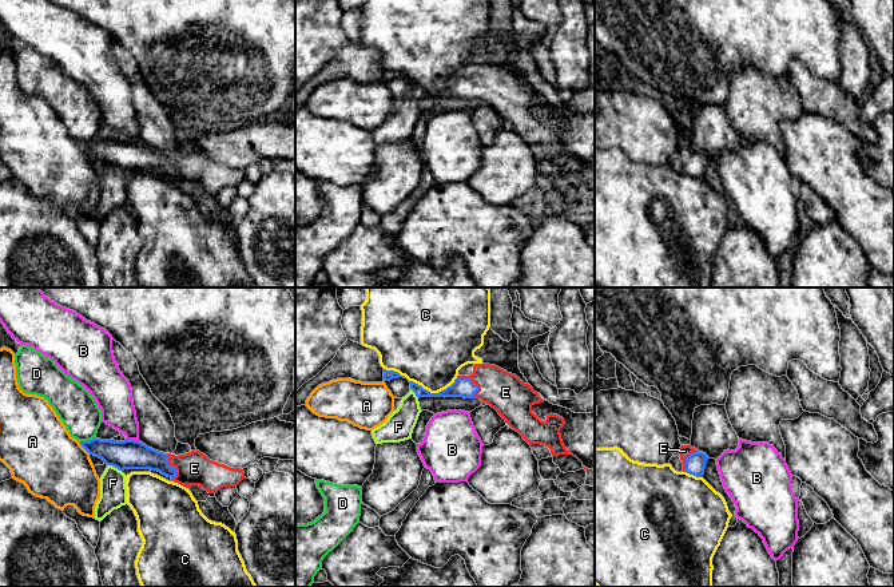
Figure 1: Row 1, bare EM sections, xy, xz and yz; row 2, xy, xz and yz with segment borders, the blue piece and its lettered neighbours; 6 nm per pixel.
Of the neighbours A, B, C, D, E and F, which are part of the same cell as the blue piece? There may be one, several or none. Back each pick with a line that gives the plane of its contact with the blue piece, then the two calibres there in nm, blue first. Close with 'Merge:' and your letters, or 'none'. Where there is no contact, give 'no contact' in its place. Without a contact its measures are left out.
E: contact in xz; calibres 110 and 240 nm
Merge: E

